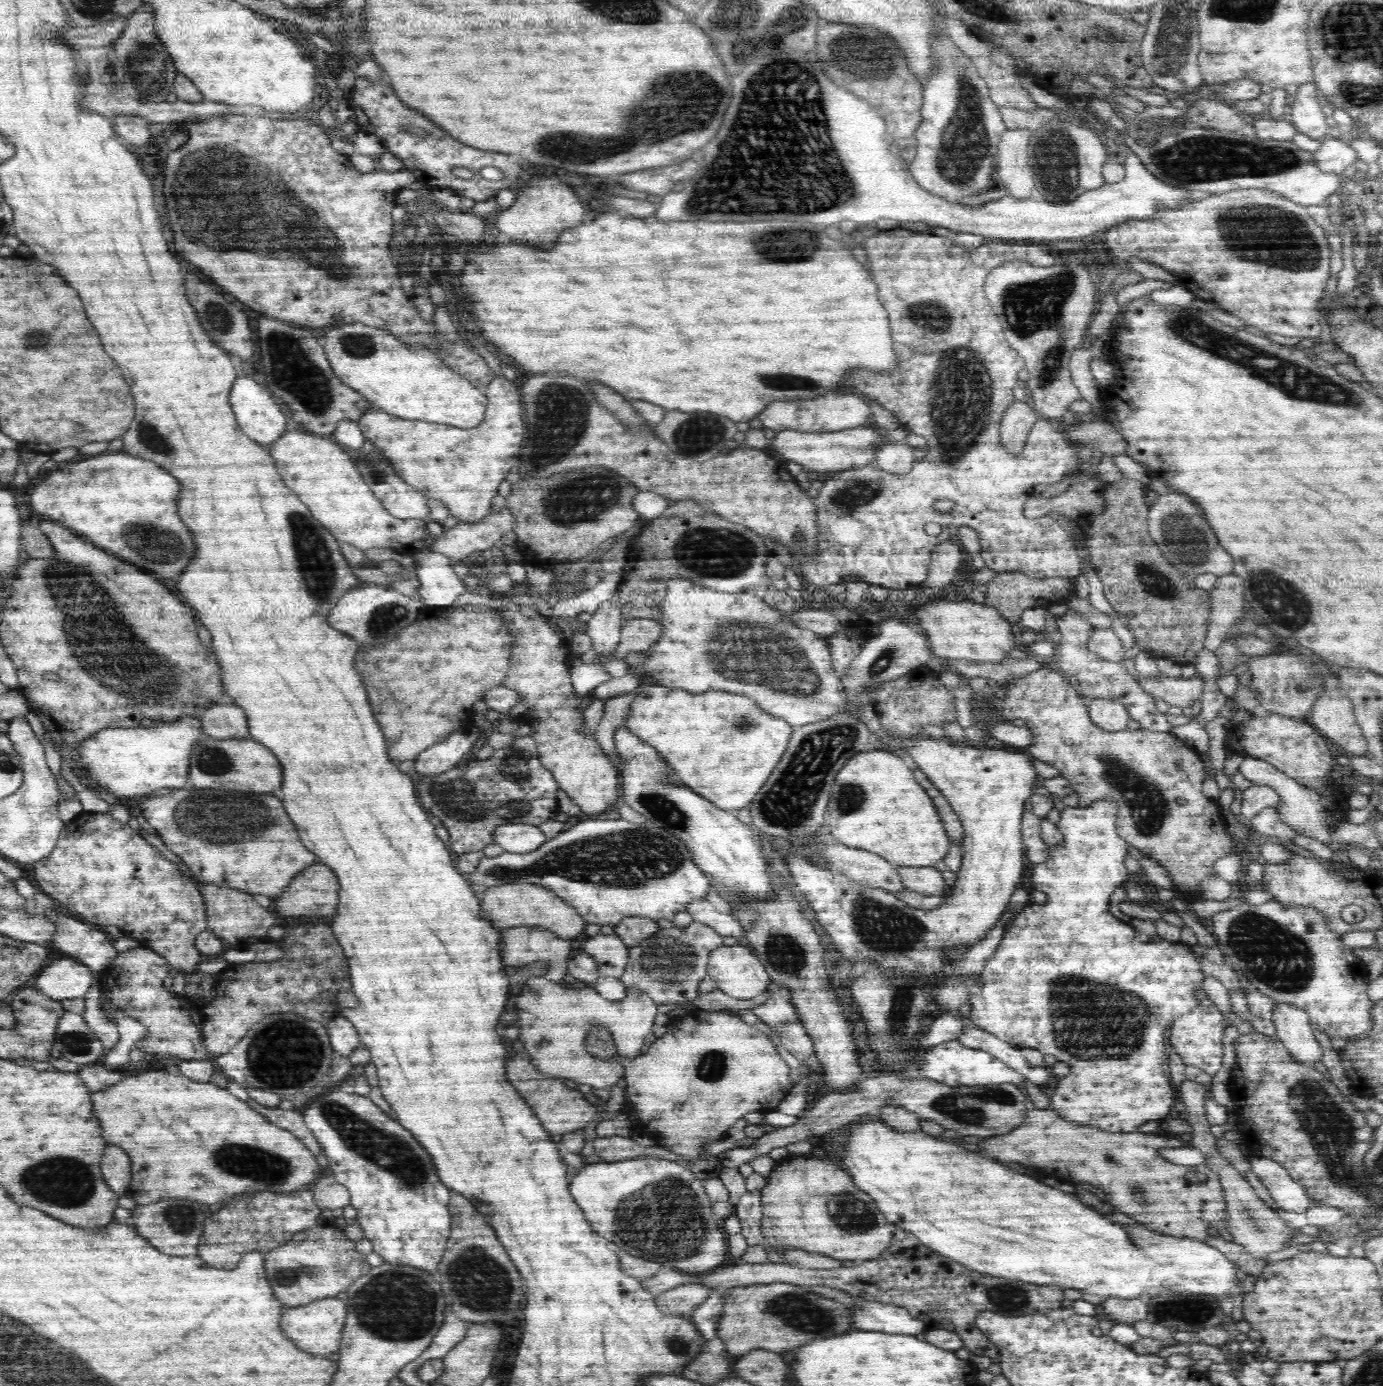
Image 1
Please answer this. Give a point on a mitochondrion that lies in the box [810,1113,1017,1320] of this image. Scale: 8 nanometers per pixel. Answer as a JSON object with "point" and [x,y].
{"point":[854,1212]}

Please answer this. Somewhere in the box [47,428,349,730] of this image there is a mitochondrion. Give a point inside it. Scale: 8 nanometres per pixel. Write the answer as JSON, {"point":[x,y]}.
{"point":[317,567]}

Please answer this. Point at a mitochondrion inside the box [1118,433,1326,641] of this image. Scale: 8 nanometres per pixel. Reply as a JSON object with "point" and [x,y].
{"point":[1284,604]}

